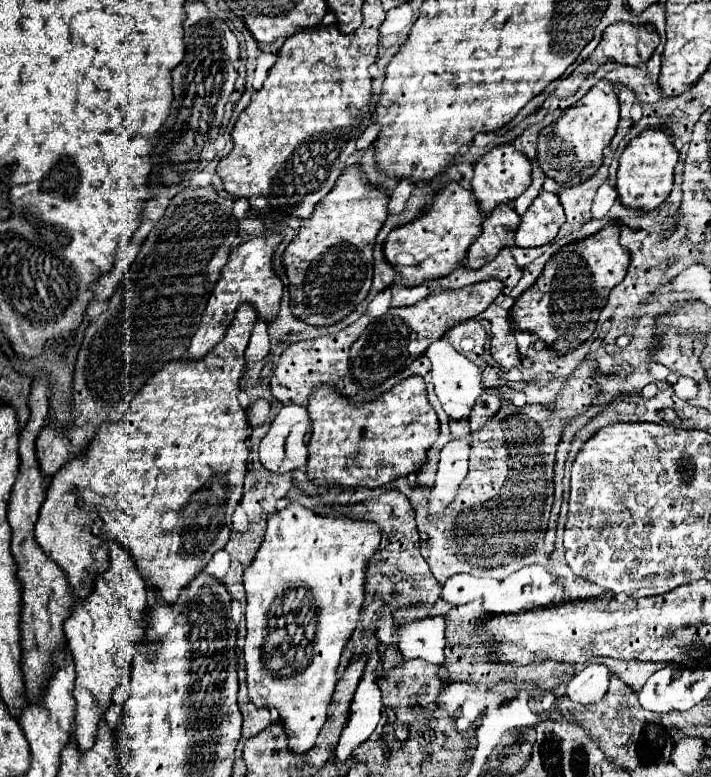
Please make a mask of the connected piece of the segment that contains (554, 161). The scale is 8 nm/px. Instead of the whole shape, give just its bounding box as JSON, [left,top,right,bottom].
[537,79,619,187]

